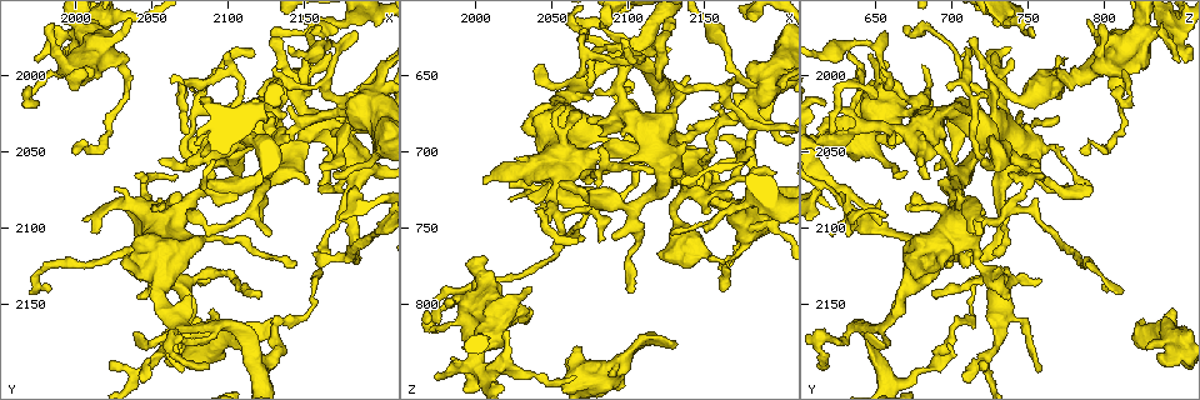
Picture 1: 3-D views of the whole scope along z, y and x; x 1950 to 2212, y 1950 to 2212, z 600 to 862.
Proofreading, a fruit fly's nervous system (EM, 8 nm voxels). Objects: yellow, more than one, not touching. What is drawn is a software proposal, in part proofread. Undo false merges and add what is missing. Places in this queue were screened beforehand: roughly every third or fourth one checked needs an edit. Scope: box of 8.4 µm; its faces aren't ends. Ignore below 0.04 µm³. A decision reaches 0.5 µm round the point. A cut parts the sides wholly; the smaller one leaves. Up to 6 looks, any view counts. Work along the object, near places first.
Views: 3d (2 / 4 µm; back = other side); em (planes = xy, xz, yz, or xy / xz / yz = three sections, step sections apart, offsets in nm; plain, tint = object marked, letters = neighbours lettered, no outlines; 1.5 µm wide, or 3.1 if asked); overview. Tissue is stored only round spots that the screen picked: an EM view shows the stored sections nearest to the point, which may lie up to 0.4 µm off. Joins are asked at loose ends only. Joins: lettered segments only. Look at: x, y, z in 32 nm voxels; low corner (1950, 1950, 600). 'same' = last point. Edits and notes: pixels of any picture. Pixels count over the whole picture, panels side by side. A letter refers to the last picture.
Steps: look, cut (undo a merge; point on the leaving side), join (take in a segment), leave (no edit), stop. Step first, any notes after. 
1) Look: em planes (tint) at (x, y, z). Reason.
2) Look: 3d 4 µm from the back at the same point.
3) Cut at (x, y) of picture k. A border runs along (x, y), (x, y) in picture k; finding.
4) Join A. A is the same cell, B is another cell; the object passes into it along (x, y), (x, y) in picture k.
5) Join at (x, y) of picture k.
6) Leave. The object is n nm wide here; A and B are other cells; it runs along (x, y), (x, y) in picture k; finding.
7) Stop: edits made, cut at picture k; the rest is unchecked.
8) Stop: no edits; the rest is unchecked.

Look: em planes (letters) at (2096, 2170, 840).

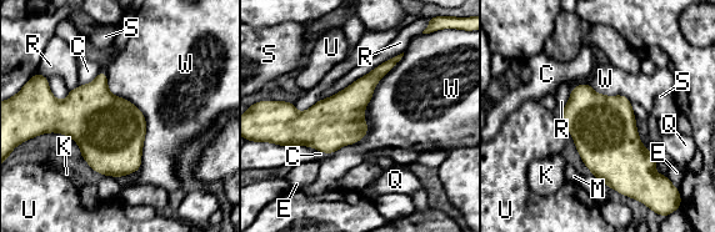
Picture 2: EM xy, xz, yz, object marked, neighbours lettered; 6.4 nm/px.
Leave. C, E, K, M, Q, R, S, U and W are other cells; all the same neuron.

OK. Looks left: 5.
Look: 3d 4 µm at (1992, 2002, 770). Branch stops here.

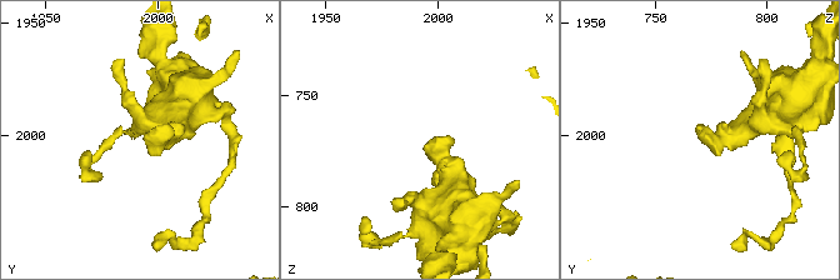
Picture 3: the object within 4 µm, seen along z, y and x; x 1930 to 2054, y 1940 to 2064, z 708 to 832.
Look: em planes (letters) at (1995, 2000, 771). Now the EM.

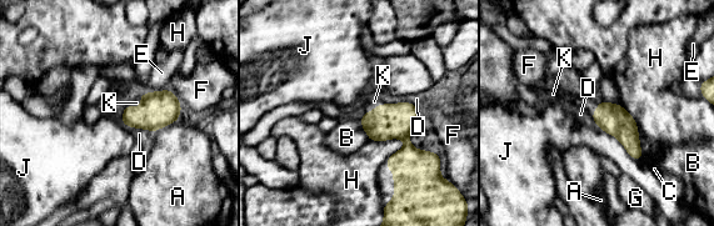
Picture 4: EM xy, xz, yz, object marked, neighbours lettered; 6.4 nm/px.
Join K. K is the same cell, A, B, C, D, E, F, G, H and J are other cells; the object passes into it along (160, 109), (136, 108), (136, 103) in picture 4; the neuron continues.

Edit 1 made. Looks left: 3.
Look: 3d 2 µm at (2170, 2024, 674). Thin arm on a thick one.

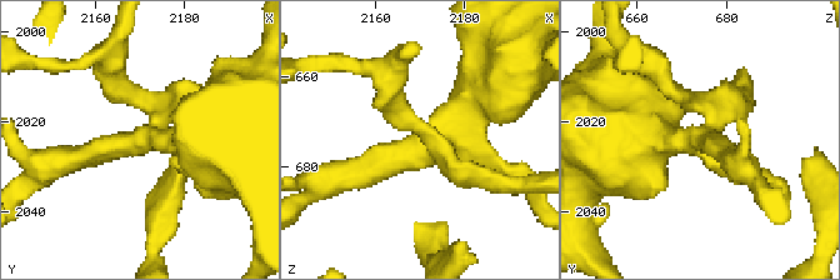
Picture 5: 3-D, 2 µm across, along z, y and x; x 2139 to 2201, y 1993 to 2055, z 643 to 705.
Look: em planes (letters) at (2171, 2022, 674).

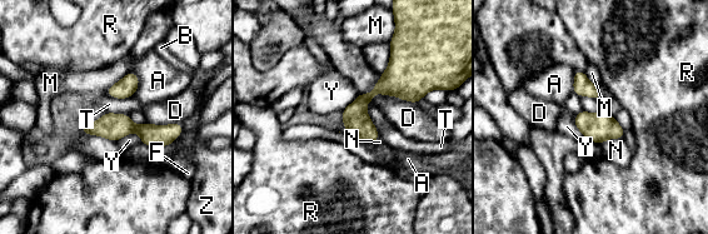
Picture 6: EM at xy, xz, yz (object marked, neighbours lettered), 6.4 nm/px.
Leave. A, B, D, F, M, N, R, T, Y and Z are other cells; it runs along (179, 128), (85, 130) in picture 6; continuous, no second neuron.

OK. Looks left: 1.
Stop: edits made, join at picture 4; the rest is unchecked.

